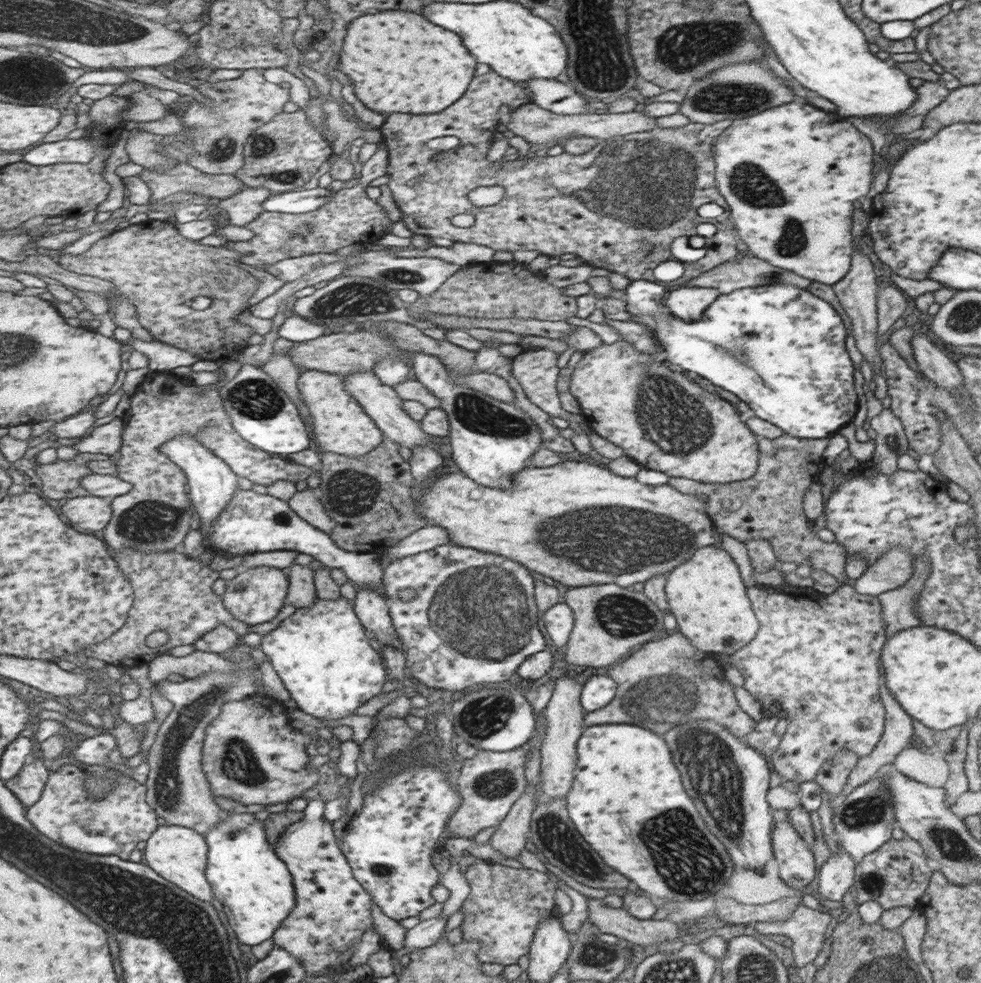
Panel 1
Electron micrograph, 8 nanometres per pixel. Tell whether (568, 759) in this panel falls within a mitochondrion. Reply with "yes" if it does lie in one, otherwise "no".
no

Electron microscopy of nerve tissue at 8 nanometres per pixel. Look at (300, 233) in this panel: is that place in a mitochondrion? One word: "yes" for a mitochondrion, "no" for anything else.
yes

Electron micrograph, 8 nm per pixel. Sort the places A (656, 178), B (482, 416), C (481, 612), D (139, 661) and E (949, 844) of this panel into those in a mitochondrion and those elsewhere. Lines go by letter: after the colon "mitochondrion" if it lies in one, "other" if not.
A: mitochondrion
B: mitochondrion
C: mitochondrion
D: other
E: mitochondrion

